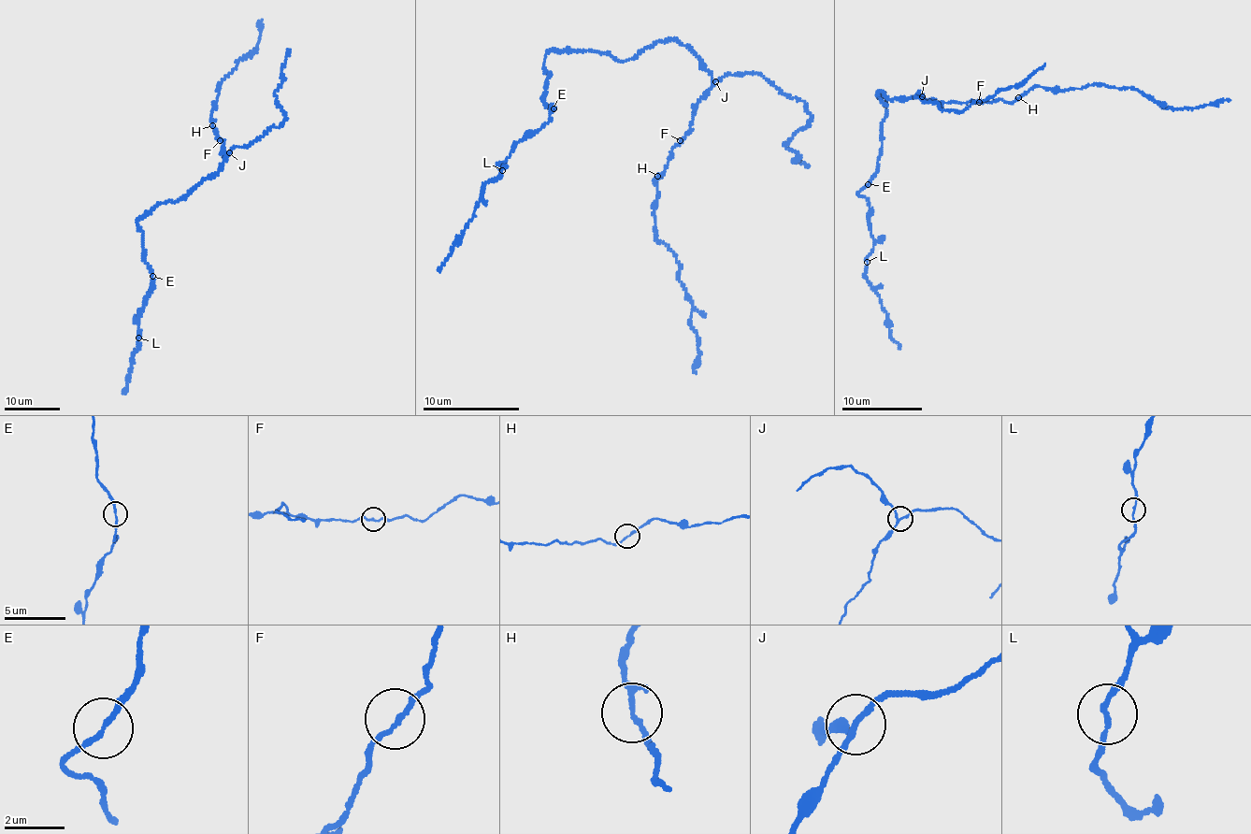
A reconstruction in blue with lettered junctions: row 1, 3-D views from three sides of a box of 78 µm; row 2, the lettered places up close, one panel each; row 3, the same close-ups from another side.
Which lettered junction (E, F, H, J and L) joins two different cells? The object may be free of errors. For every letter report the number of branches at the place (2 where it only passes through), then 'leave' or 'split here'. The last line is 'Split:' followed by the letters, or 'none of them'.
E: 2 | leave
F: 2 | leave
H: 3 | leave
J: 3 | leave
L: 2 | leave
Split: none of them

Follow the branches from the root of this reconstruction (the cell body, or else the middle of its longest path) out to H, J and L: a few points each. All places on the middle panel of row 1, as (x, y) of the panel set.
H: (644, 47), (668, 39), (682, 43), (711, 76), (688, 135), (658, 176)
J: (644, 47), (668, 39), (682, 43), (699, 57), (699, 69), (708, 72), (715, 81)
L: (644, 47), (624, 61), (586, 50), (549, 52), (542, 98), (553, 112), (544, 127), (516, 143), (502, 170)

